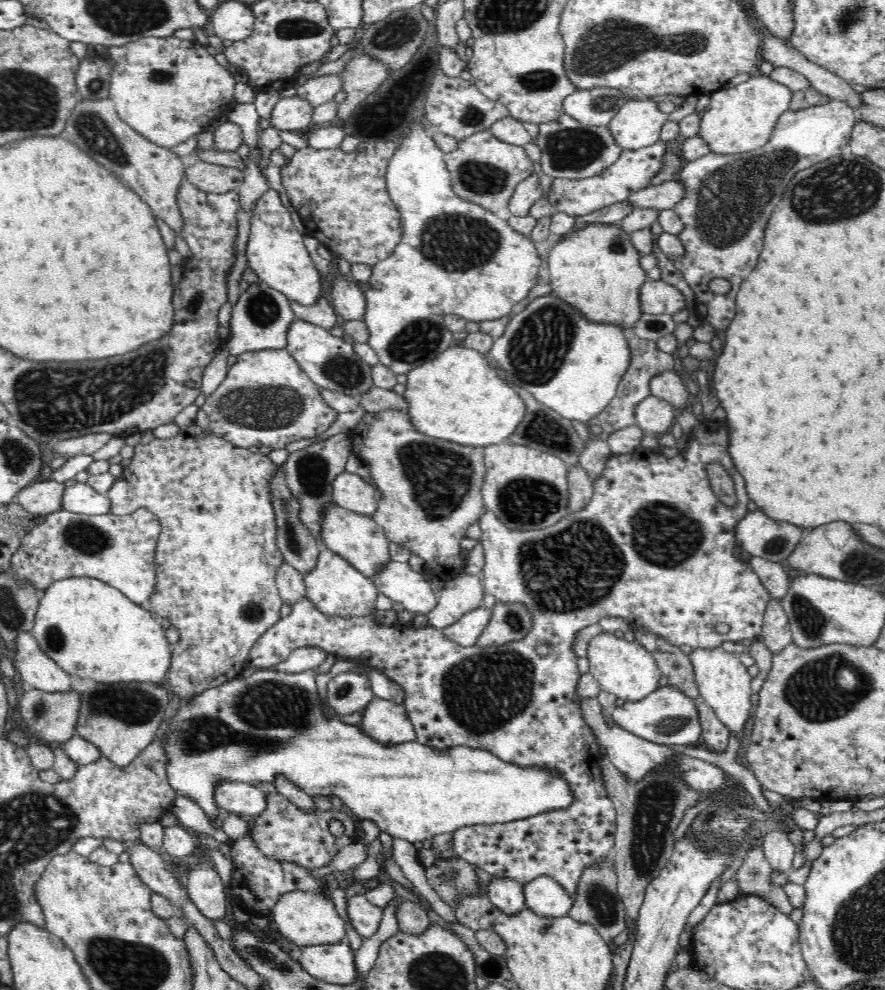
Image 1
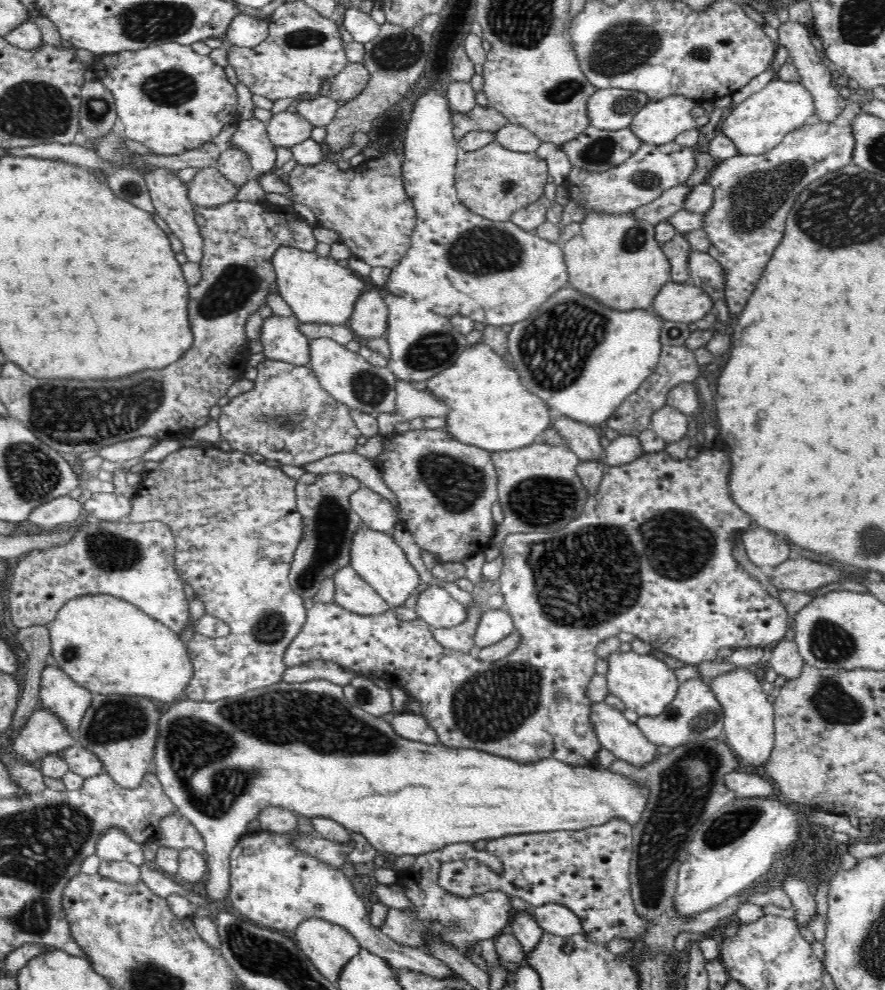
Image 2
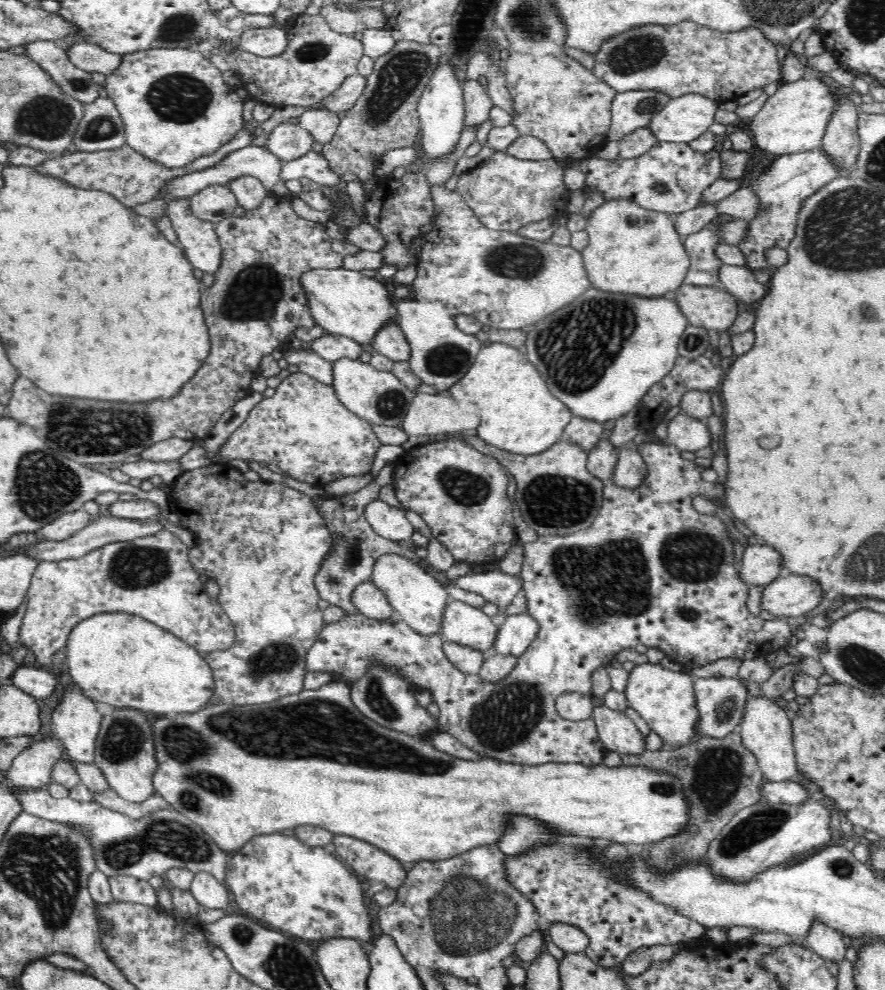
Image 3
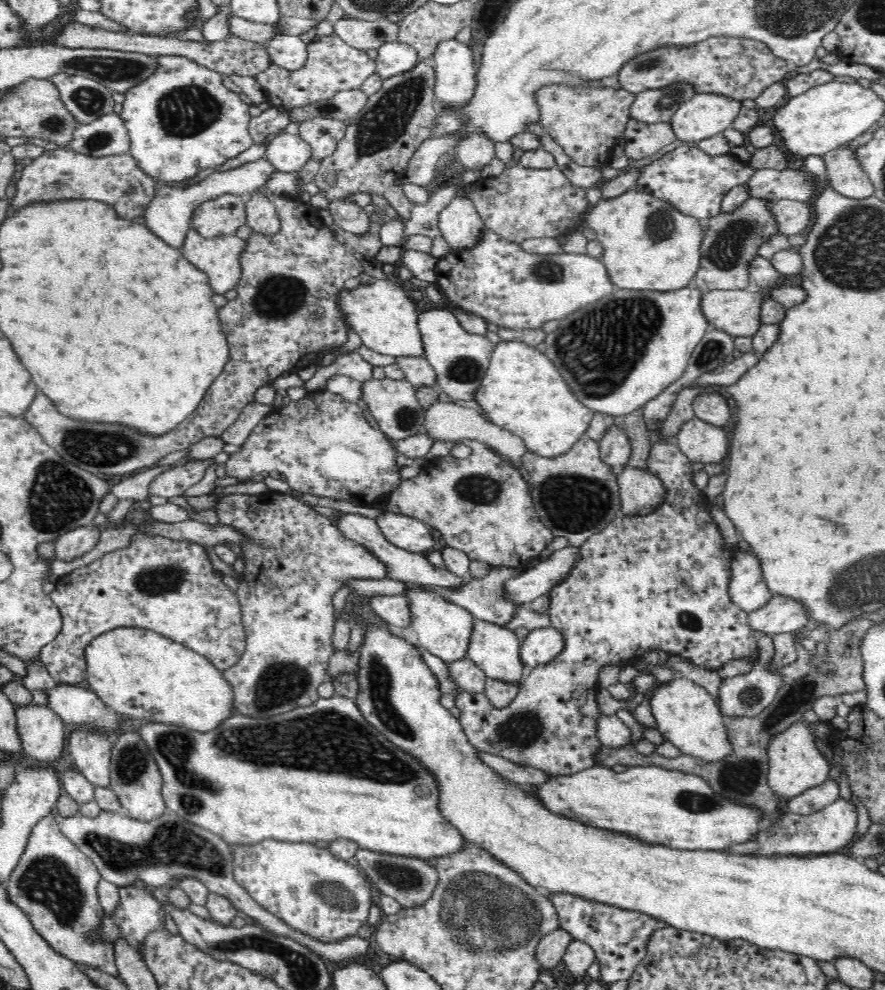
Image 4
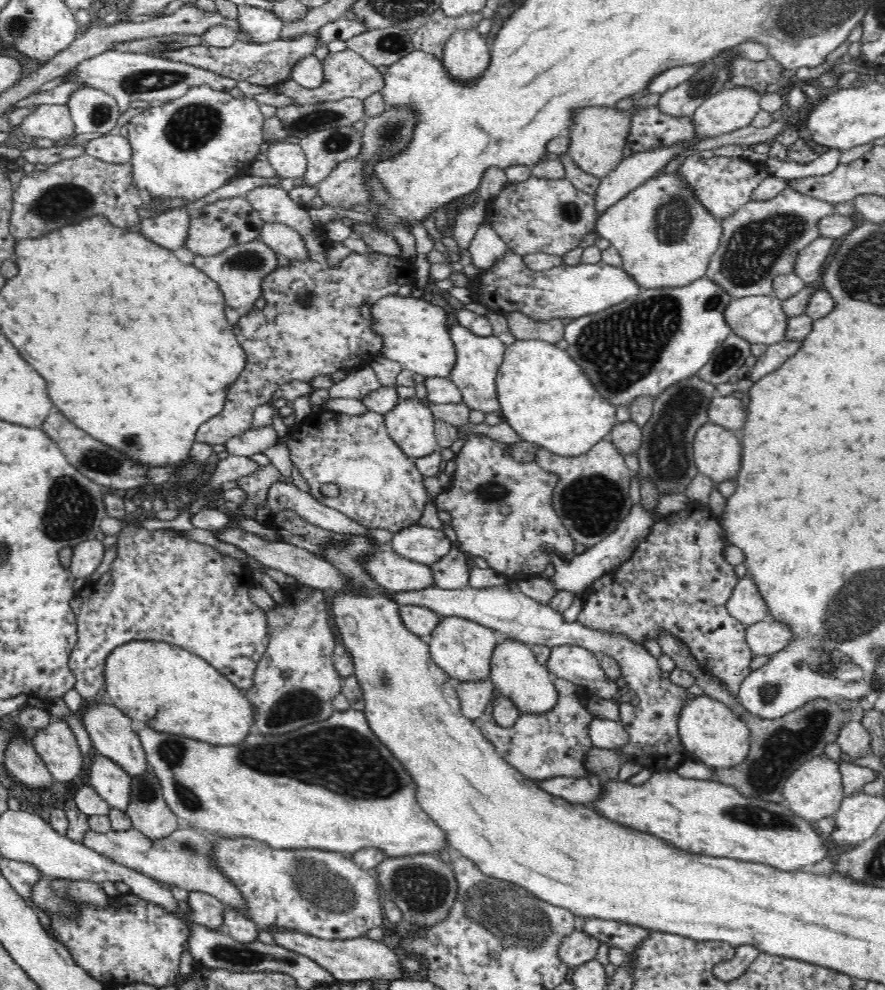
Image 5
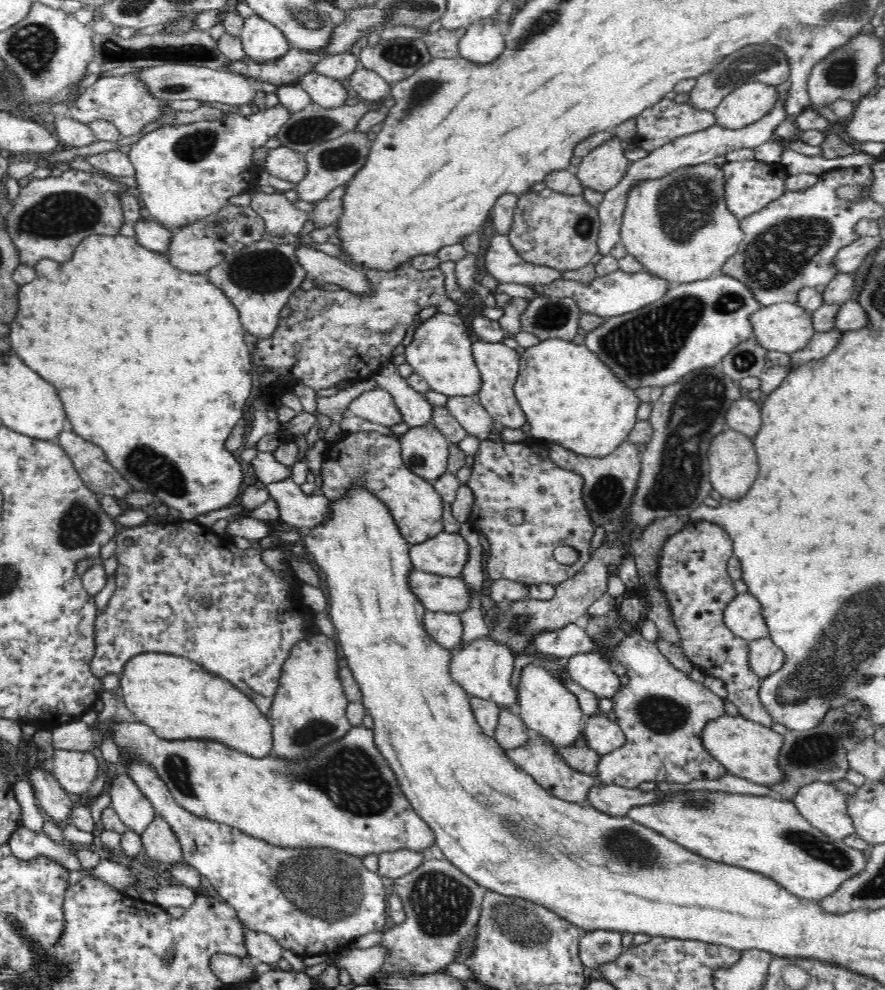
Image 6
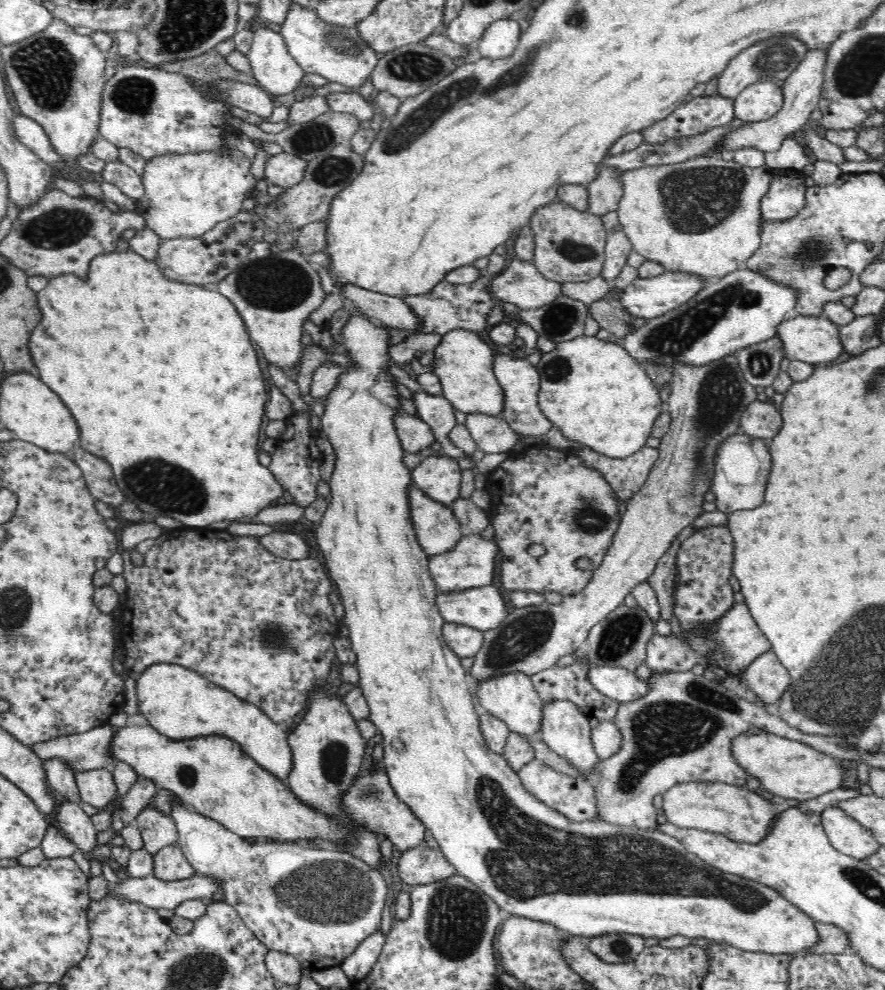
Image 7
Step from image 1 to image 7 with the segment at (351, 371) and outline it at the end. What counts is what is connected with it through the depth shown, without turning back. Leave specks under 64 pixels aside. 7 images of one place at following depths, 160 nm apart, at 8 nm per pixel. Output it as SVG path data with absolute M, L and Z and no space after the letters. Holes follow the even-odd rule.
M445 454L427 456L411 472L418 489L448 508L459 498L462 468L456 459Z

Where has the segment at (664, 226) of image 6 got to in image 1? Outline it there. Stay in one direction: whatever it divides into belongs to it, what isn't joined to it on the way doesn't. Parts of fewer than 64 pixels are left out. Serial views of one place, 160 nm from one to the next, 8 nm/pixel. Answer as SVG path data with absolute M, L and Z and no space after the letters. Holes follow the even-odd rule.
M590 223L584 225L578 232L572 232L564 236L552 250L545 251L546 264L549 270L555 298L562 299L586 320L594 324L605 324L605 326L616 326L619 330L632 329L634 324L640 320L643 312L639 306L638 290L648 278L644 276L642 267L638 260L641 256L627 240L626 232L621 232L618 226L597 225Z

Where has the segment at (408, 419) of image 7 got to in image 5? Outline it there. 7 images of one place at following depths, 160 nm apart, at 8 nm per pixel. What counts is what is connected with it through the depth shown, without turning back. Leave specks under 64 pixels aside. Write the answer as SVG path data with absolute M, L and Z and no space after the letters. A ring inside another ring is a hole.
M365 367L356 371L347 372L346 378L334 384L328 394L332 398L354 398L362 400L368 397L373 391L381 388L378 376L371 367Z

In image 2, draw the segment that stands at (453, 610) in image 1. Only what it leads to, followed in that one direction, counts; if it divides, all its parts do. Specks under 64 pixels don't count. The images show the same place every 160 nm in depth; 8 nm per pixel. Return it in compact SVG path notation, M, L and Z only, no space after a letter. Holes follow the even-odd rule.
M468 608L468 622L466 624L454 624L454 626L433 629L433 637L438 644L446 645L462 654L475 653L477 651L471 638L475 628L479 624L481 608Z

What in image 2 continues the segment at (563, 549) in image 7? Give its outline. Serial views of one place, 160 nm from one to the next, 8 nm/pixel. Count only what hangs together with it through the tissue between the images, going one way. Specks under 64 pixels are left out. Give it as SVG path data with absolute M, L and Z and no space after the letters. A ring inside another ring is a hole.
M423 429L396 434L390 440L384 440L384 454L380 456L380 462L384 482L400 502L399 517L422 550L434 554L440 563L464 563L469 555L490 546L496 526L492 519L492 506L496 501L494 488L497 488L491 452L460 443L438 429Z

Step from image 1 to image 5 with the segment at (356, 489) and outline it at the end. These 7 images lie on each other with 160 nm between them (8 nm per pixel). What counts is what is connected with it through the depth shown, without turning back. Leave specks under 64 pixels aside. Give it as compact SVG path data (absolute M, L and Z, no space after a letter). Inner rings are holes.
M422 525L398 529L393 533L390 543L394 552L429 567L444 558L453 547L444 531Z

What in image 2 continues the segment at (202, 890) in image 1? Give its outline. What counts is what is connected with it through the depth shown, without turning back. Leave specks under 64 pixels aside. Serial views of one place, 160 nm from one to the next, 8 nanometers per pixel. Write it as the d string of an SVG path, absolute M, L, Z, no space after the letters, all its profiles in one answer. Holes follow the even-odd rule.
M310 680L310 682L300 682L300 684L290 684L280 682L270 684L264 688L248 690L246 694L240 696L220 697L214 701L194 701L183 698L180 701L170 703L168 710L160 716L158 736L155 744L153 756L152 772L161 781L165 793L176 805L178 812L187 818L203 837L207 861L206 874L202 880L202 889L206 891L208 899L222 901L228 898L230 891L230 858L231 851L236 844L247 834L248 824L254 822L257 810L266 804L272 804L274 808L285 808L292 812L297 812L304 818L329 818L344 829L362 834L374 849L378 852L388 852L395 857L410 855L418 857L424 854L443 850L446 846L472 843L479 845L487 838L498 838L511 836L518 833L540 833L550 830L580 830L588 828L588 825L603 823L606 819L614 815L621 815L630 823L638 821L642 817L643 806L647 790L643 790L642 785L629 782L627 778L611 774L605 767L598 765L592 767L576 767L559 762L556 759L540 759L533 763L516 763L512 759L491 755L470 748L444 747L442 744L426 744L422 741L413 741L396 735L394 730L383 721L382 717L375 717L364 712L360 707L349 703L344 697L343 686L329 680Z

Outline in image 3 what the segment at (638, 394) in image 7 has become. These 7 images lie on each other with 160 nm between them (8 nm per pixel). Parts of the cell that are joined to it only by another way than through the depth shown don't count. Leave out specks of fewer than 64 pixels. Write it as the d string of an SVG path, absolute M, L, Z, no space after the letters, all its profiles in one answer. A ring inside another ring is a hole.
M488 342L472 362L467 374L456 385L452 385L446 394L454 397L458 402L468 400L474 406L478 406L480 412L478 438L482 439L482 442L503 451L530 456L550 448L552 444L563 439L562 432L568 427L573 416L562 402L551 395L542 376L539 372L534 372L534 366L530 368L526 360L527 357L521 348L513 348L501 342Z

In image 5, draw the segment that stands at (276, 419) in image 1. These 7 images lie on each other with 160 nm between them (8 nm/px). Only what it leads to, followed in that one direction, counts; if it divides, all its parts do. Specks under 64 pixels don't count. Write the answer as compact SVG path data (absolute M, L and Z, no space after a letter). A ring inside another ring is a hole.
M368 410L370 414L364 416L346 416L336 412L322 412L312 414L300 430L296 428L296 440L292 440L290 452L294 466L306 478L310 493L322 504L334 508L359 522L366 528L384 528L394 533L402 527L418 525L418 519L424 512L423 502L427 499L427 490L424 486L423 474L418 470L414 460L409 459L404 451L394 442L384 427L383 415ZM262 466L262 470L258 474L248 474L248 476L240 476L235 478L248 496L246 504L243 507L238 506L241 512L248 518L254 518L256 506L264 506L267 504L267 491L274 482L280 481L280 474L274 466ZM323 484L336 484L340 495L328 498L322 494Z

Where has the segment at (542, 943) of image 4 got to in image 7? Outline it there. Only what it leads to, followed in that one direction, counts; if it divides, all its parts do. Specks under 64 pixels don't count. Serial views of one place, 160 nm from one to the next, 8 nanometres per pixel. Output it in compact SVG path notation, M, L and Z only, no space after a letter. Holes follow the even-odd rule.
M608 934L593 937L587 950L609 964L625 964L643 952L644 937L633 934Z

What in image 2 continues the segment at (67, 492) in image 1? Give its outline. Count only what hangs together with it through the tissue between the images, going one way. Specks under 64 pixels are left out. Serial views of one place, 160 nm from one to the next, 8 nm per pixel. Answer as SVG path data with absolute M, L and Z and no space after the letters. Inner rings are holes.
M92 493L82 508L100 520L121 521L130 514L126 498L116 493Z

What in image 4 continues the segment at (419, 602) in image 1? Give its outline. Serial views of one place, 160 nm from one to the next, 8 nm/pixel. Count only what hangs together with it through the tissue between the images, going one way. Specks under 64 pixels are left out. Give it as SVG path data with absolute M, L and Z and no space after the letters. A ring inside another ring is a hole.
M472 617L471 622L466 656L472 659L482 669L482 672L485 672L487 677L493 677L494 680L513 681L513 684L519 687L527 668L518 656L519 641L515 632L493 624L492 621L481 620L480 617Z

